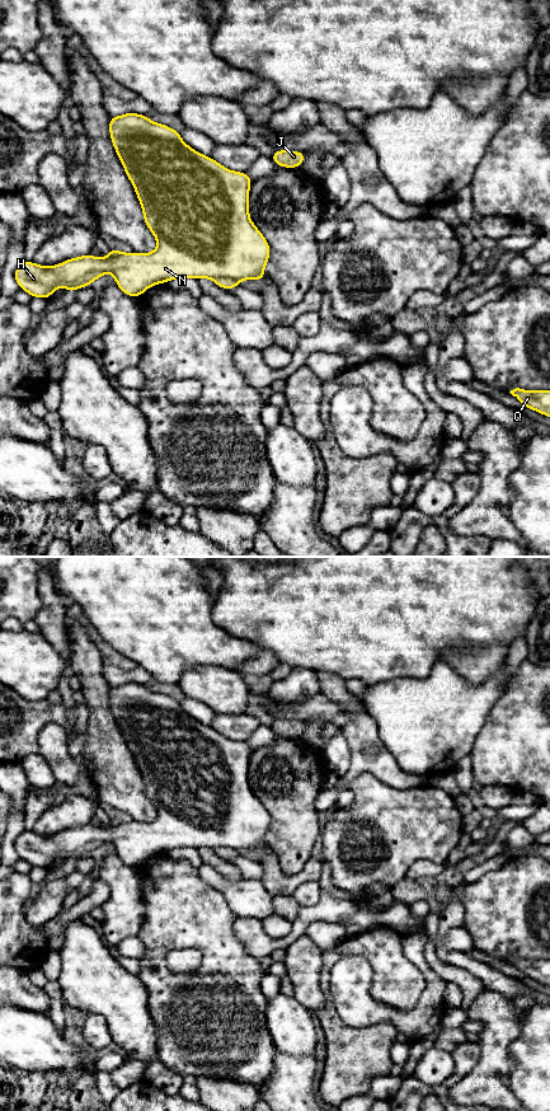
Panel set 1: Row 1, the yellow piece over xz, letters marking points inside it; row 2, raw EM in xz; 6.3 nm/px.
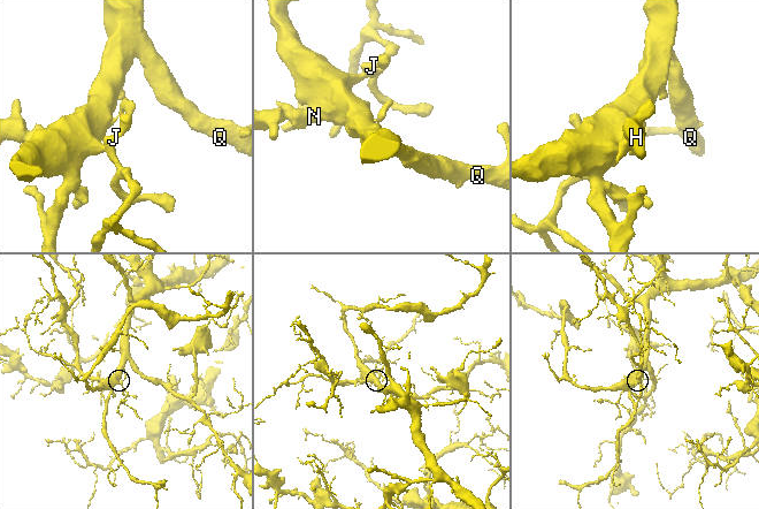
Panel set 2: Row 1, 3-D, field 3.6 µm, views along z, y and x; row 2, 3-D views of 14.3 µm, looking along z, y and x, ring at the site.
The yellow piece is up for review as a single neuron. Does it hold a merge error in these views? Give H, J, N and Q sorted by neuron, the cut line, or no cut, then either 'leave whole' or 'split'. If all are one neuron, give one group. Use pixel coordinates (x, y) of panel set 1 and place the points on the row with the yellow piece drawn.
groups H J N Q; cut none; leave whole

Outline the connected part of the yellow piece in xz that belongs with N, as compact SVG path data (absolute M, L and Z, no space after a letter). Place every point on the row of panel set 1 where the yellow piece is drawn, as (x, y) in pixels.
M128 112L118 117L109 116L109 135L141 203L144 221L158 240L156 249L151 253L122 253L118 249L109 249L104 259L84 254L51 267L23 261L14 271L14 278L20 290L27 291L32 297L50 299L60 286L71 294L80 287L89 287L107 272L114 276L114 282L121 291L132 297L141 296L156 283L166 283L174 278L210 278L225 290L238 287L240 281L265 280L264 268L271 257L271 245L249 215L249 189L254 179L245 172L232 172L211 156L197 153L182 140L179 131L152 122L144 114Z

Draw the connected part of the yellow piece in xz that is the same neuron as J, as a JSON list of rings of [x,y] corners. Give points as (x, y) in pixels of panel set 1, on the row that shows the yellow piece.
[[[274,150],[271,159],[276,165],[283,168],[300,168],[305,161],[305,153],[292,150]]]

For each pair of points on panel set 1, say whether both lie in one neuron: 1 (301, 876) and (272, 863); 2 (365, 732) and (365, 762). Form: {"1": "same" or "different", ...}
{"1": "same", "2": "same"}

